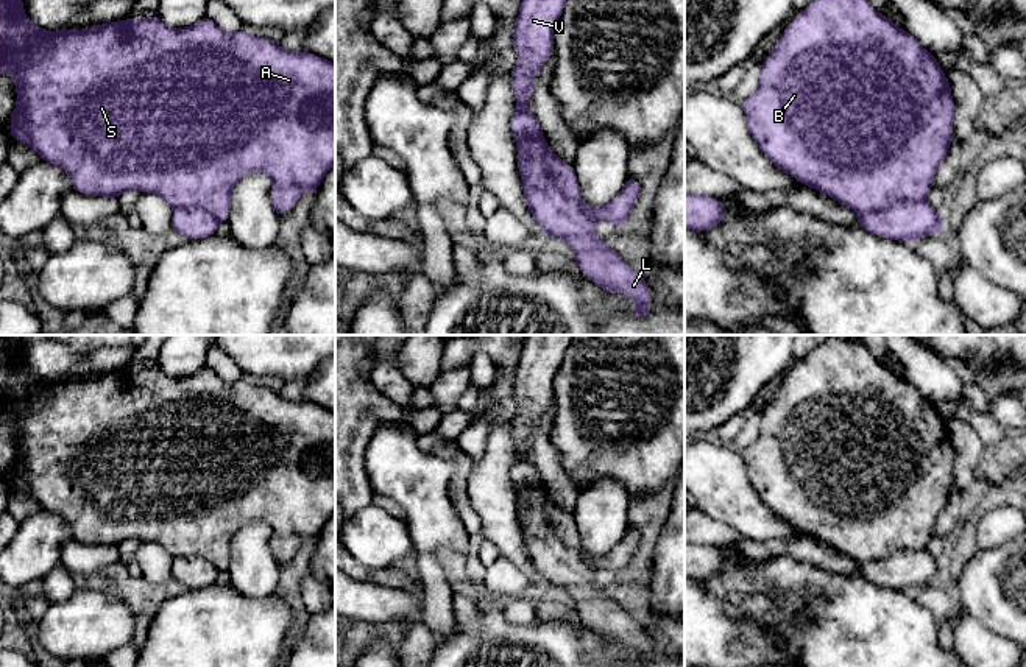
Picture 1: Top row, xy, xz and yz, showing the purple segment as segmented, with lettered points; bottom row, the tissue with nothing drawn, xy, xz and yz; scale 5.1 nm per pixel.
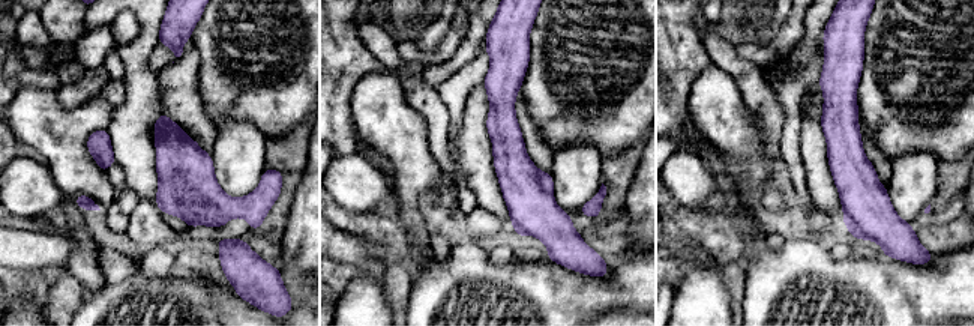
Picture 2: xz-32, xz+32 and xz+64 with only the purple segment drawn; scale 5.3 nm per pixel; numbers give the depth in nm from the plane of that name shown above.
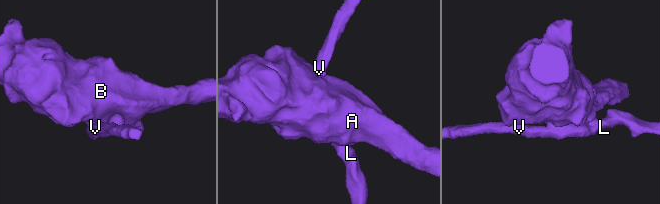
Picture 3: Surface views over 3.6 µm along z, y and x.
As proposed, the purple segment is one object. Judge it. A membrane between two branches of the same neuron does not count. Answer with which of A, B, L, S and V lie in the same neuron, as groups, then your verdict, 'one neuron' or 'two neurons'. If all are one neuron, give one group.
groups A B S / L V; two neurons

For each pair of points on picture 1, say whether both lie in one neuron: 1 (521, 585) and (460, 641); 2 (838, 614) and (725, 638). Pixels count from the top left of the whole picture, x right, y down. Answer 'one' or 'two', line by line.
1: two
2: two

